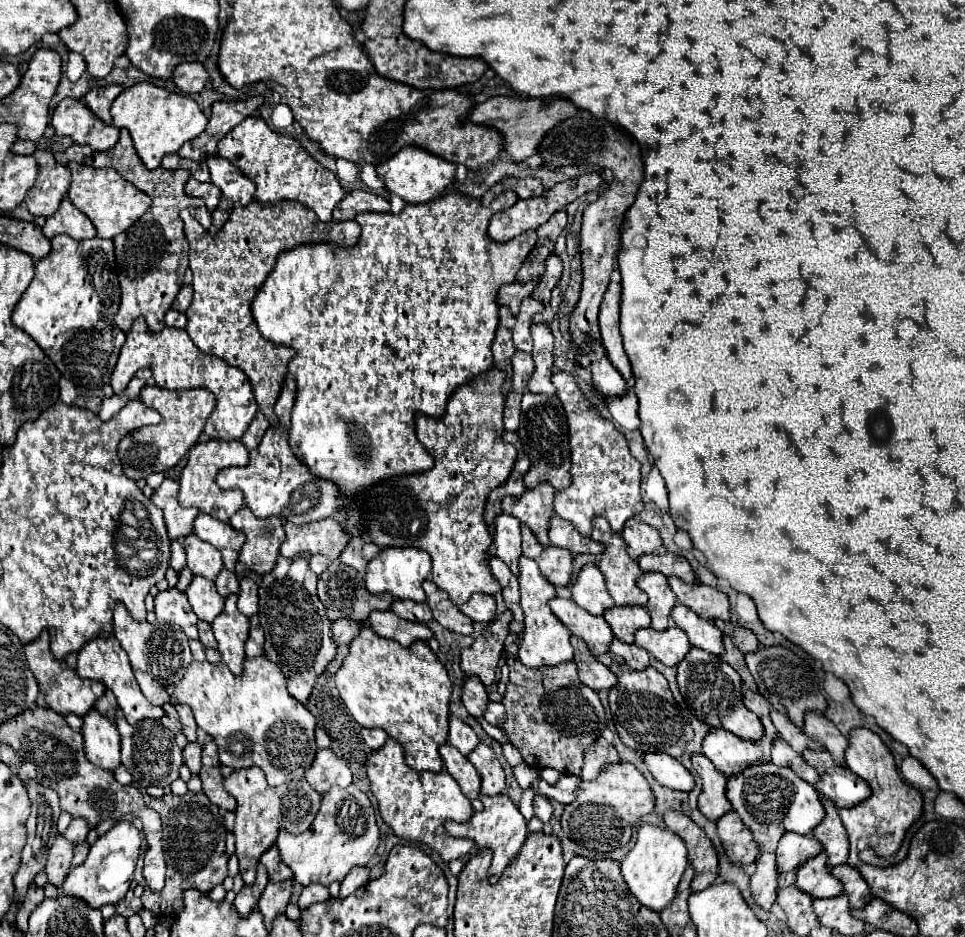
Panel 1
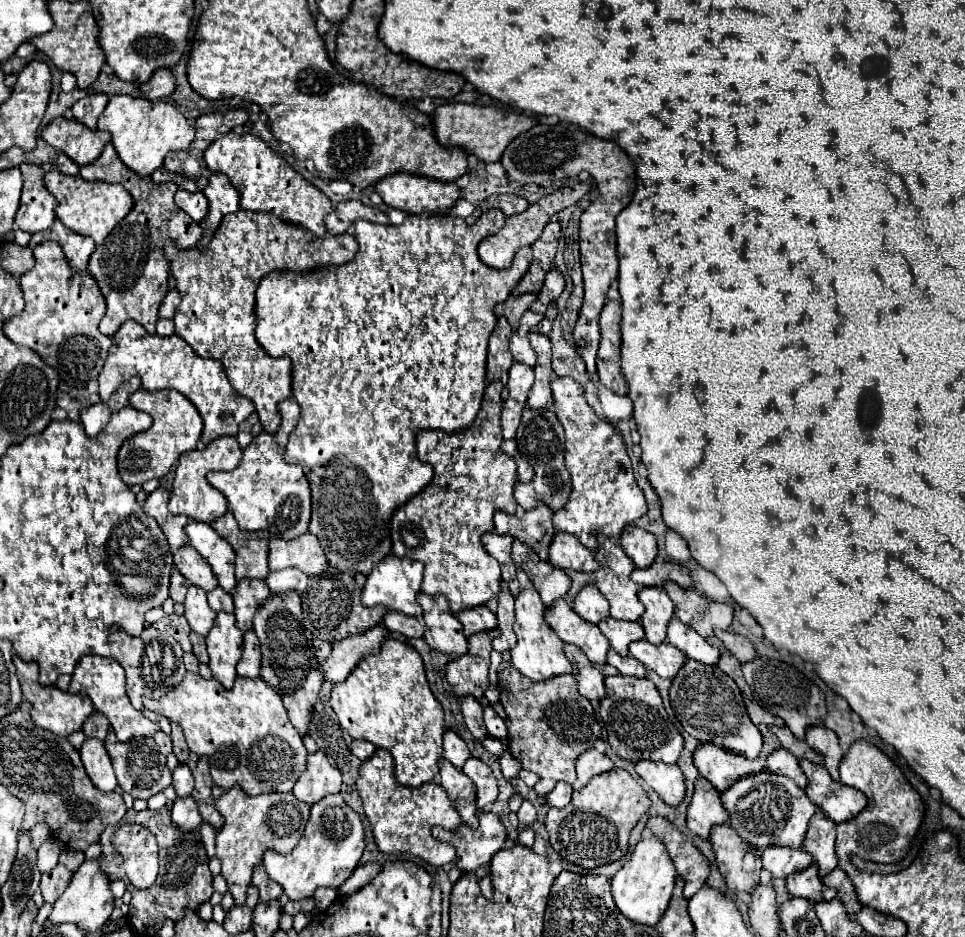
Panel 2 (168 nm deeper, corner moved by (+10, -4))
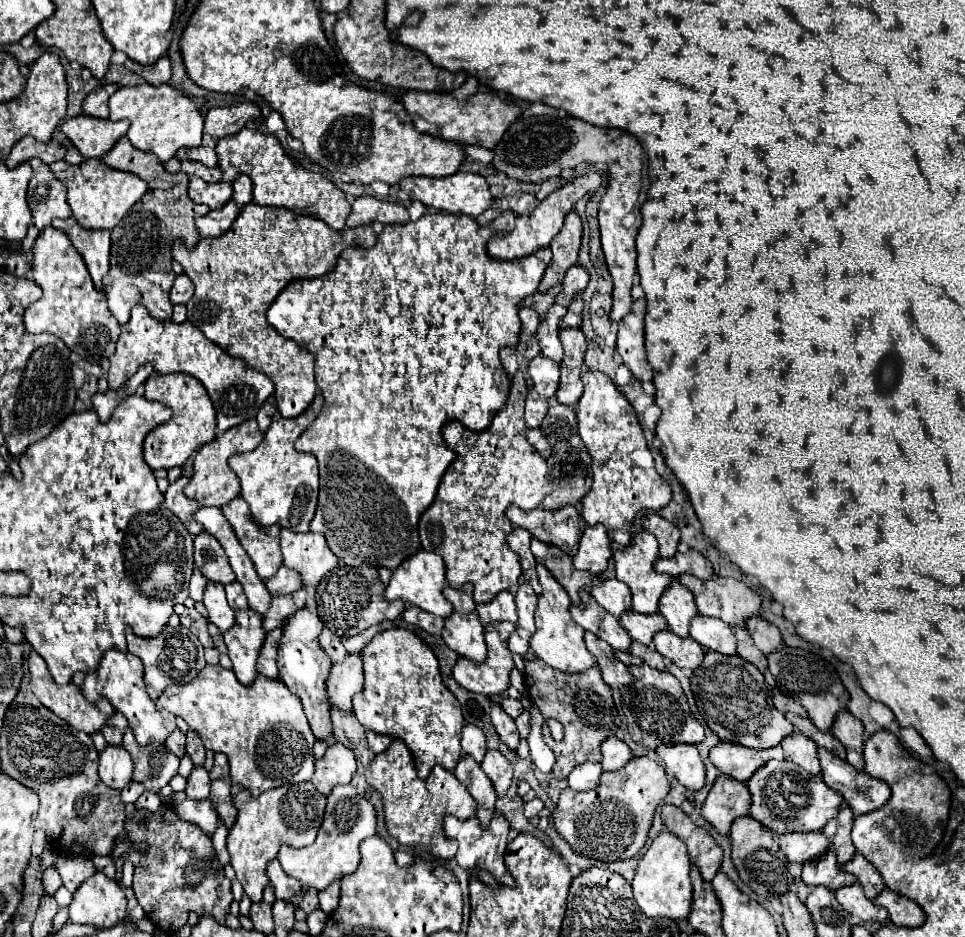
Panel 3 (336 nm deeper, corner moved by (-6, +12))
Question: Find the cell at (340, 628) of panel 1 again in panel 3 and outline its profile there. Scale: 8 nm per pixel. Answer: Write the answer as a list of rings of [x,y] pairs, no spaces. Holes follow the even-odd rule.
[[[324,628],[320,634],[320,648],[332,658],[333,664],[340,664],[347,655],[343,642],[340,642],[340,638],[332,636],[332,632],[328,632],[328,628]],[[326,634],[330,634],[330,636],[326,636]]]

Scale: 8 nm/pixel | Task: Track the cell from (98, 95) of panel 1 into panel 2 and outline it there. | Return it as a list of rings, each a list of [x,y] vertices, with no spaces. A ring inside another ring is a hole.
[[[102,92],[100,94],[90,94],[90,96],[78,100],[72,106],[72,116],[74,116],[74,120],[78,120],[78,122],[86,124],[88,128],[96,130],[96,120],[102,114],[102,110],[106,108],[106,104],[108,104],[106,94],[102,94]]]

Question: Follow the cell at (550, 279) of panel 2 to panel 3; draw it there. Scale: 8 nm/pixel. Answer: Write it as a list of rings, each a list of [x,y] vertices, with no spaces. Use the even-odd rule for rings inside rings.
[[[572,266],[568,272],[566,272],[566,278],[564,278],[564,290],[556,296],[556,304],[560,304],[560,306],[570,306],[570,302],[578,296],[578,294],[582,294],[584,290],[586,290],[586,286],[588,286],[588,280],[590,280],[590,276],[588,276],[588,272],[582,268],[582,266]]]

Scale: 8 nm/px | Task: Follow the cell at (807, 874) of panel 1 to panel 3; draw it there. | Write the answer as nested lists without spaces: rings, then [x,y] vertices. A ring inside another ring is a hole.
[[[828,850],[816,860],[810,860],[802,868],[802,882],[806,886],[826,886],[828,890],[836,892],[842,886],[854,884],[856,876],[844,872],[836,862],[836,852]]]

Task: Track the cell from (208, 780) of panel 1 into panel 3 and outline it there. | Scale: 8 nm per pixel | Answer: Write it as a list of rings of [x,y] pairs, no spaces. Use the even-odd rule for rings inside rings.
[[[216,754],[214,758],[214,768],[210,770],[210,780],[212,780],[212,792],[210,800],[212,806],[222,820],[222,824],[230,830],[232,824],[236,822],[236,808],[230,796],[230,772],[228,772],[228,758],[224,754]]]

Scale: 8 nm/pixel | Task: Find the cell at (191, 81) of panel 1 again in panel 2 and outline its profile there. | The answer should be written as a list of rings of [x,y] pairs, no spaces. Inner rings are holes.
[[[160,68],[160,70],[156,70],[156,76],[152,76],[152,80],[148,84],[140,86],[140,90],[150,100],[168,98],[176,90],[176,78],[168,68]]]

